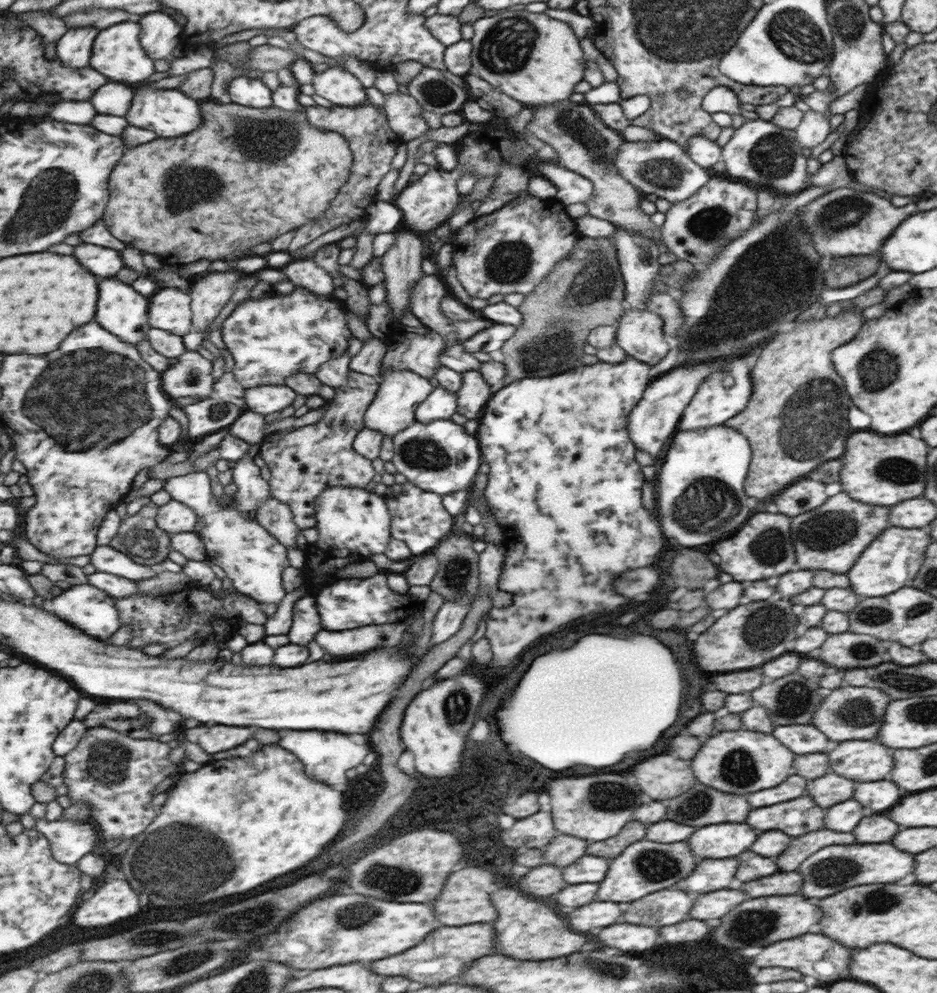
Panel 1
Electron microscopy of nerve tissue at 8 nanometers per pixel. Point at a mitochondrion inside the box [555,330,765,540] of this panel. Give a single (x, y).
(697, 508)

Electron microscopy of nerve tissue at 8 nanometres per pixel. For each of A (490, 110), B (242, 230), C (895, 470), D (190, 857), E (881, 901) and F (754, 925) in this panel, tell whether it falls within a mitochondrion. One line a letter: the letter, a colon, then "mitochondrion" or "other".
A: other
B: other
C: mitochondrion
D: mitochondrion
E: mitochondrion
F: mitochondrion

